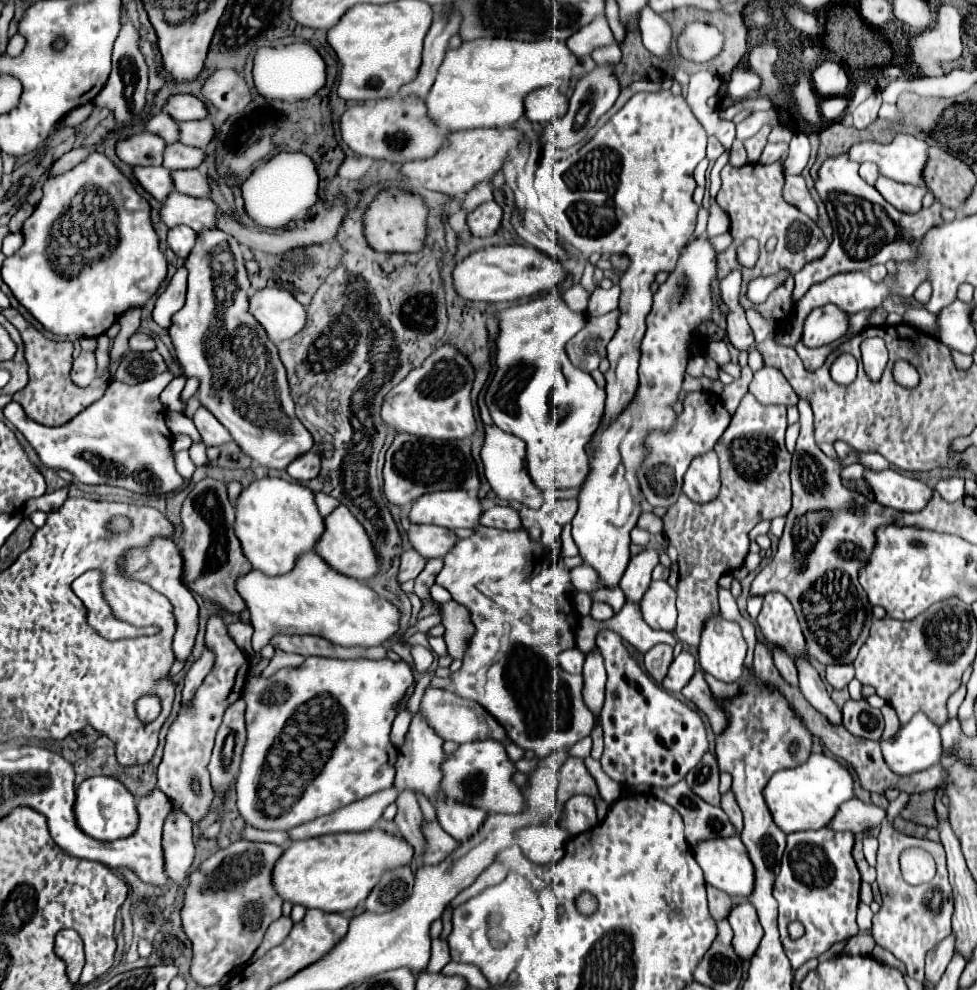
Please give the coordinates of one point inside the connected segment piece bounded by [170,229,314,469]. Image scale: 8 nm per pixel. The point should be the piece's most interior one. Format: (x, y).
(252, 401)

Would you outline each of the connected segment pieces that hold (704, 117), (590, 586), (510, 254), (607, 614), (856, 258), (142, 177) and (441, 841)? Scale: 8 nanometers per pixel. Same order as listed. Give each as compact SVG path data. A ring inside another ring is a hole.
M700 71L700 73L692 75L690 85L688 85L686 101L692 109L692 113L698 117L698 121L704 125L708 135L710 135L710 121L714 121L714 117L718 117L718 113L706 105L706 99L710 95L716 95L718 87L720 87L720 79L708 71Z
M578 565L574 569L570 569L570 581L572 585L578 589L578 591L594 591L594 589L600 589L598 587L598 575L592 571L592 567L588 565Z
M496 245L496 247L484 247L468 257L464 257L460 263L456 263L452 271L454 289L462 299L468 301L518 301L524 297L532 297L536 293L552 289L562 277L566 275L560 261L554 261L546 253L526 247L526 245Z
M592 603L592 609L590 609L592 619L608 621L612 615L614 615L614 611L612 611L612 607L608 603Z
M848 153L828 157L814 181L814 187L826 205L826 211L832 221L832 243L826 249L822 259L814 259L806 263L806 267L796 273L796 289L794 301L798 301L814 283L822 283L824 279L844 273L844 271L866 271L870 265L886 263L886 261L906 261L916 255L916 241L922 241L930 227L942 223L940 209L942 205L934 201L928 209L920 209L914 215L906 215L896 211L872 185L864 183L858 175L858 163L848 159Z
M132 167L132 173L136 183L156 201L164 201L166 195L174 191L170 171L164 167Z
M426 821L426 827L422 829L426 839L426 851L422 855L422 863L436 865L456 849L458 843L450 835L446 835L446 831L442 831L442 827L436 821Z

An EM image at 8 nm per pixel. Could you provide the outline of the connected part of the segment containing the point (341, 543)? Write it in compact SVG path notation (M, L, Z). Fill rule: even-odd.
M338 505L328 517L324 517L324 523L326 523L326 531L322 533L322 539L318 539L320 543L318 543L316 553L334 571L338 571L342 575L348 575L348 577L354 577L354 579L360 579L360 581L366 581L366 579L374 577L380 569L380 559L374 553L364 527L356 521L356 517L348 511L348 507Z

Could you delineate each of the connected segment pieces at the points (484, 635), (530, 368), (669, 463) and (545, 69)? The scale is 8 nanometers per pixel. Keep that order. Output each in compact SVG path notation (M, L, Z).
M480 525L468 539L454 543L442 561L444 567L438 573L436 583L446 587L452 593L452 599L470 611L470 619L476 629L464 653L462 669L452 673L456 695L480 703L490 715L494 715L494 719L498 719L512 743L524 751L534 751L536 757L550 755L554 749L574 745L582 737L590 735L594 729L594 717L582 699L584 681L582 677L572 677L562 671L556 661L564 649L574 647L578 625L576 609L566 595L552 599L536 593L530 585L530 582L537 582L536 578L544 578L544 567L552 563L552 557L542 559L542 545L532 541L524 527L518 531L502 531Z
M548 291L526 303L512 305L498 311L498 337L496 337L496 371L486 389L486 407L496 427L520 437L526 443L526 467L532 483L542 491L556 491L578 487L590 471L586 443L598 429L604 413L606 391L596 385L590 373L572 365L566 355L566 343L586 325L584 311L572 311L562 299L560 291Z
M712 391L686 393L682 407L684 409L676 419L676 425L670 431L650 431L650 435L646 437L648 455L642 461L642 467L638 467L638 481L642 495L654 507L668 507L678 501L682 491L682 477L690 461L706 451L712 451L714 443L720 439L730 423L728 409L724 407L722 399Z
M476 39L462 43L458 49L450 49L438 67L436 81L426 95L426 113L446 131L482 129L482 127L510 127L524 115L524 97L540 87L554 85L564 87L572 77L572 67L578 57L572 55L566 43L554 39L542 41L514 41L514 39Z

